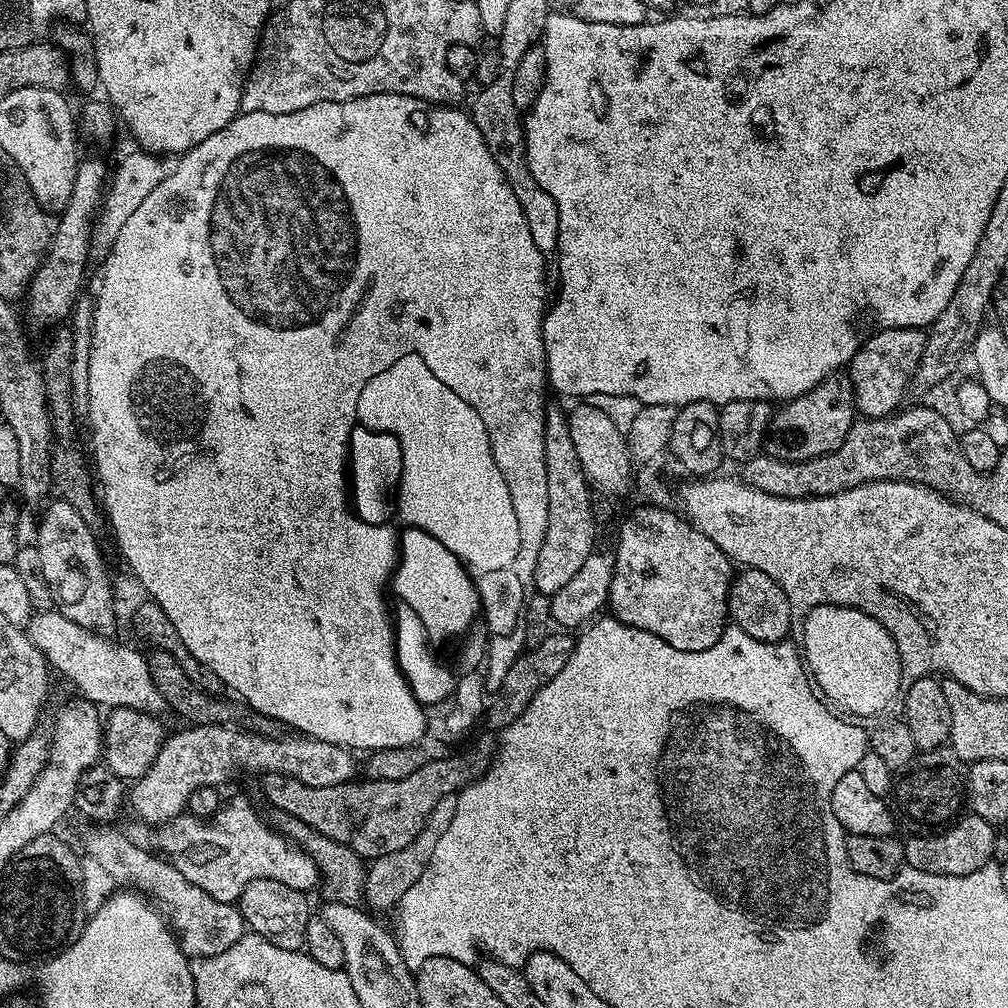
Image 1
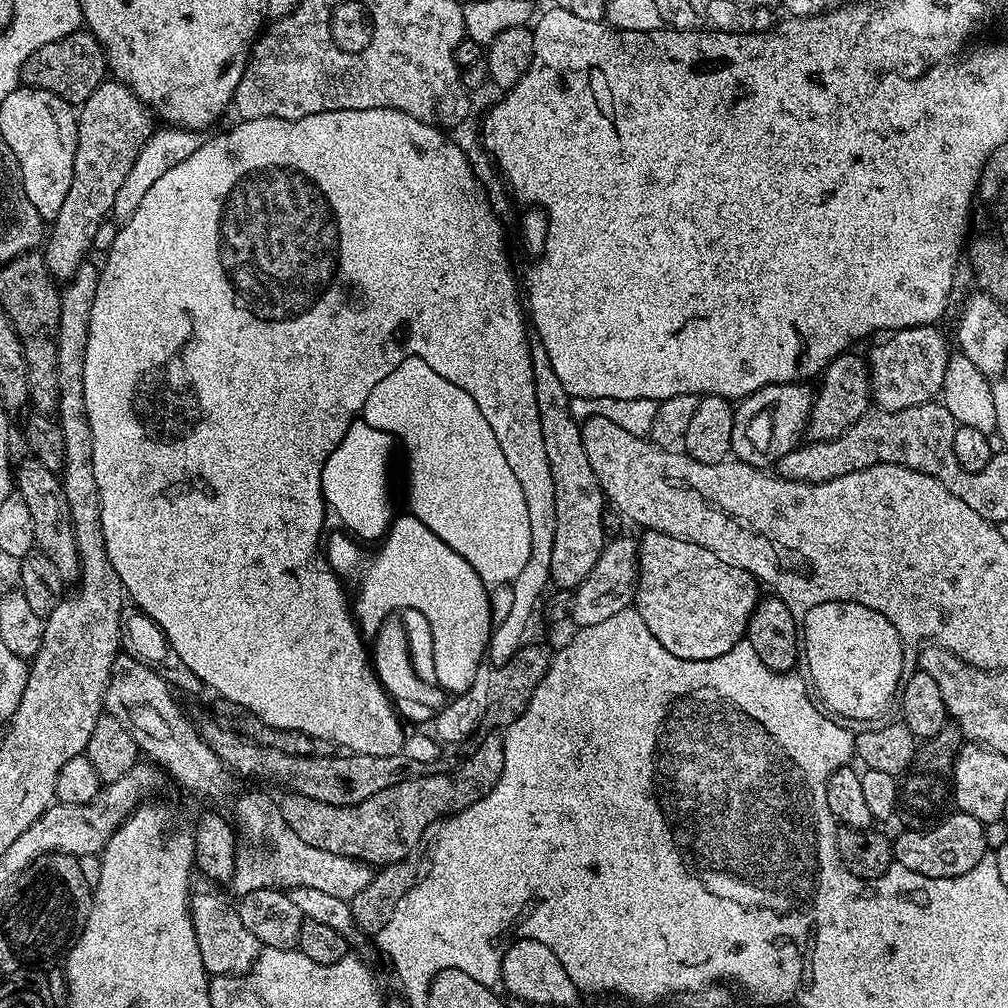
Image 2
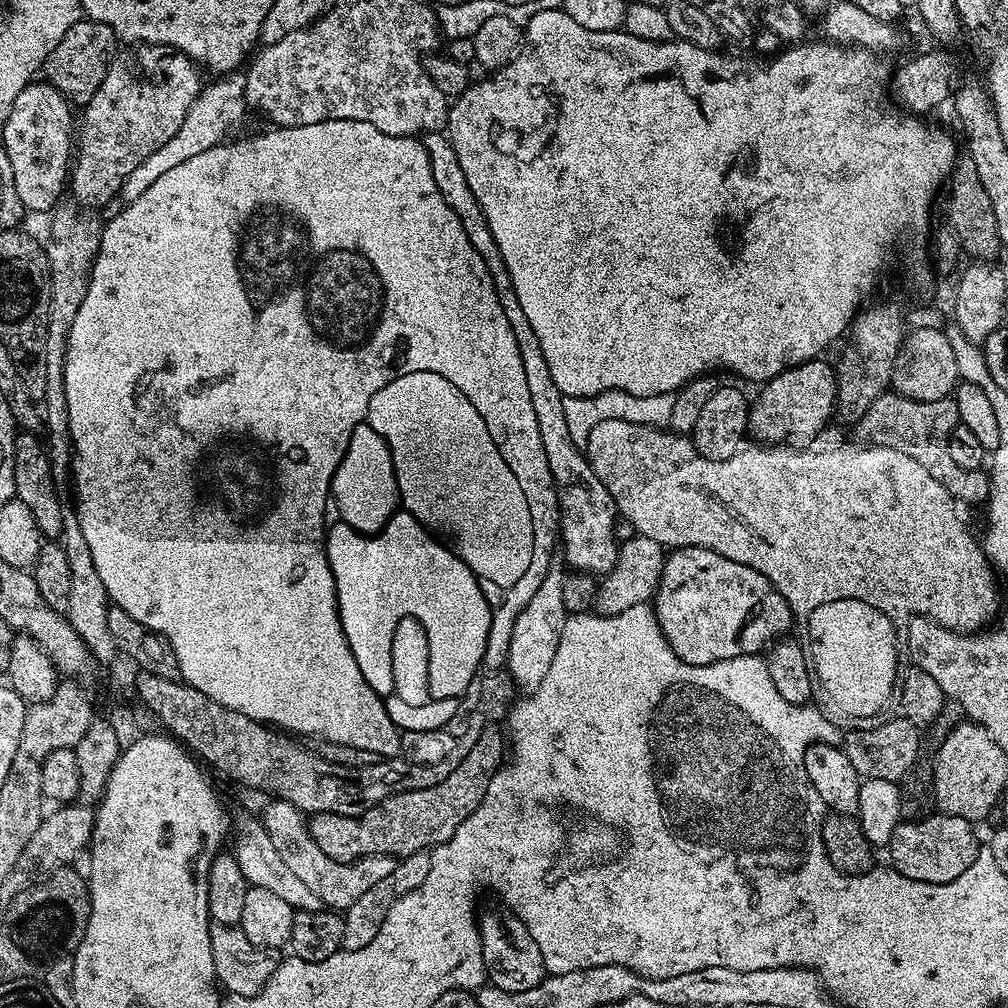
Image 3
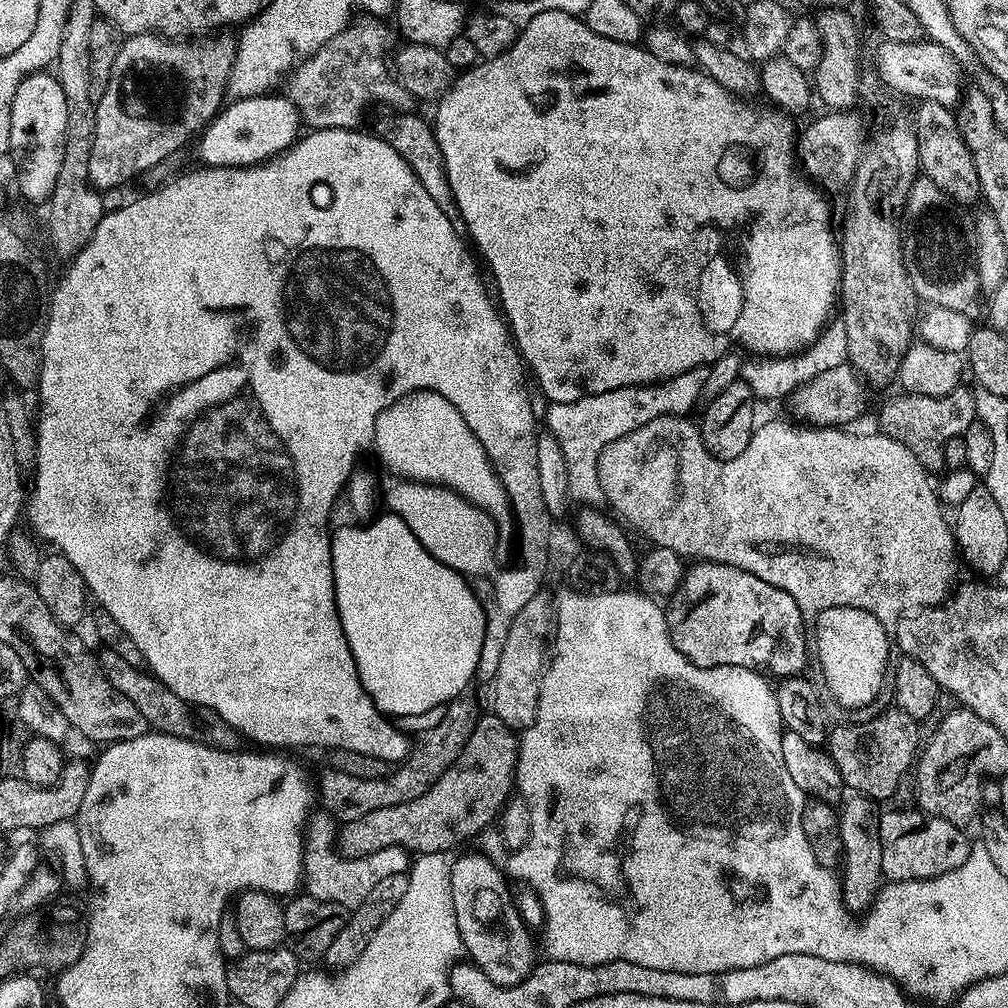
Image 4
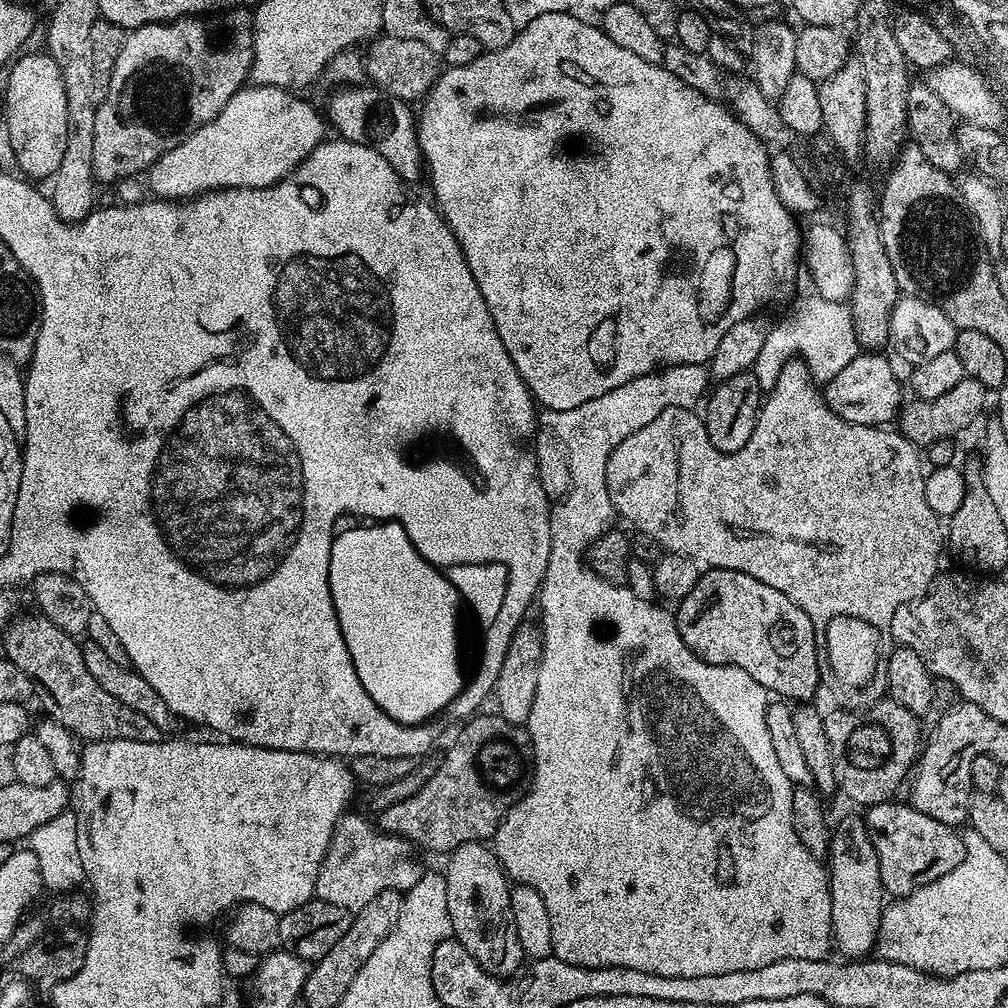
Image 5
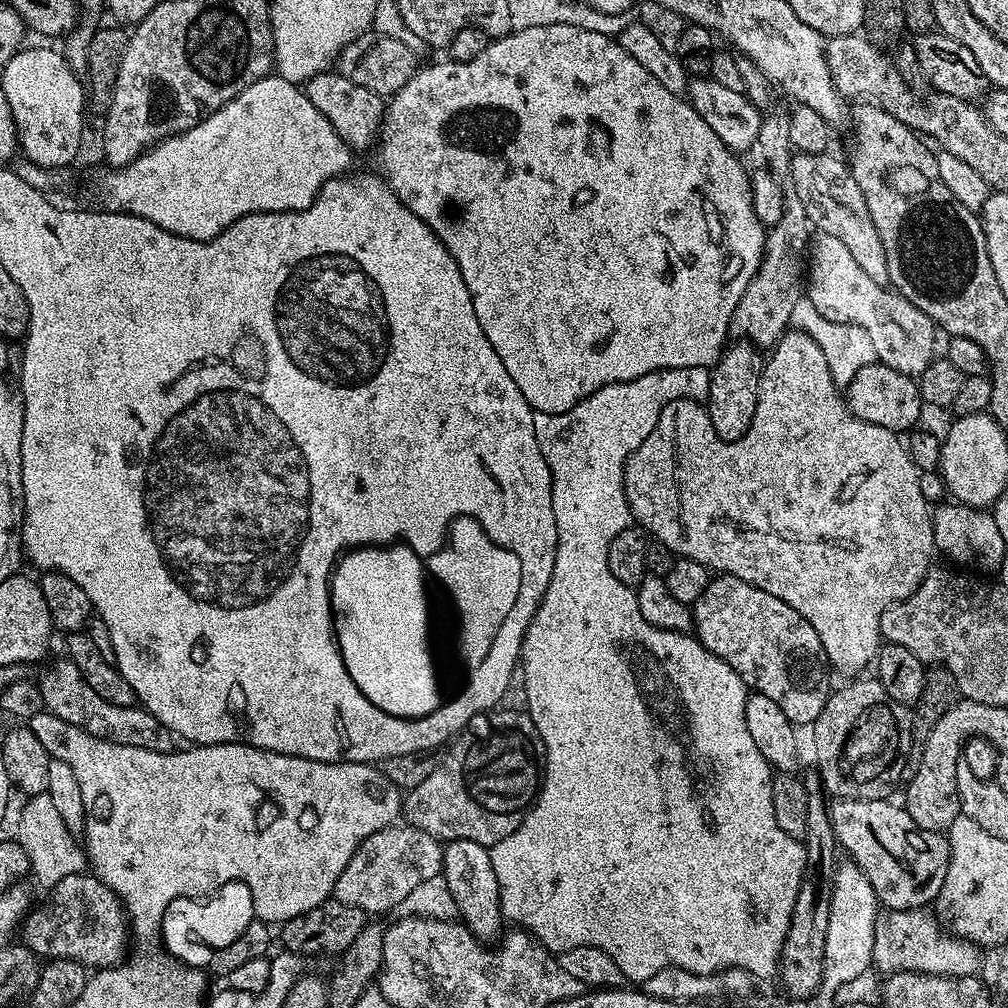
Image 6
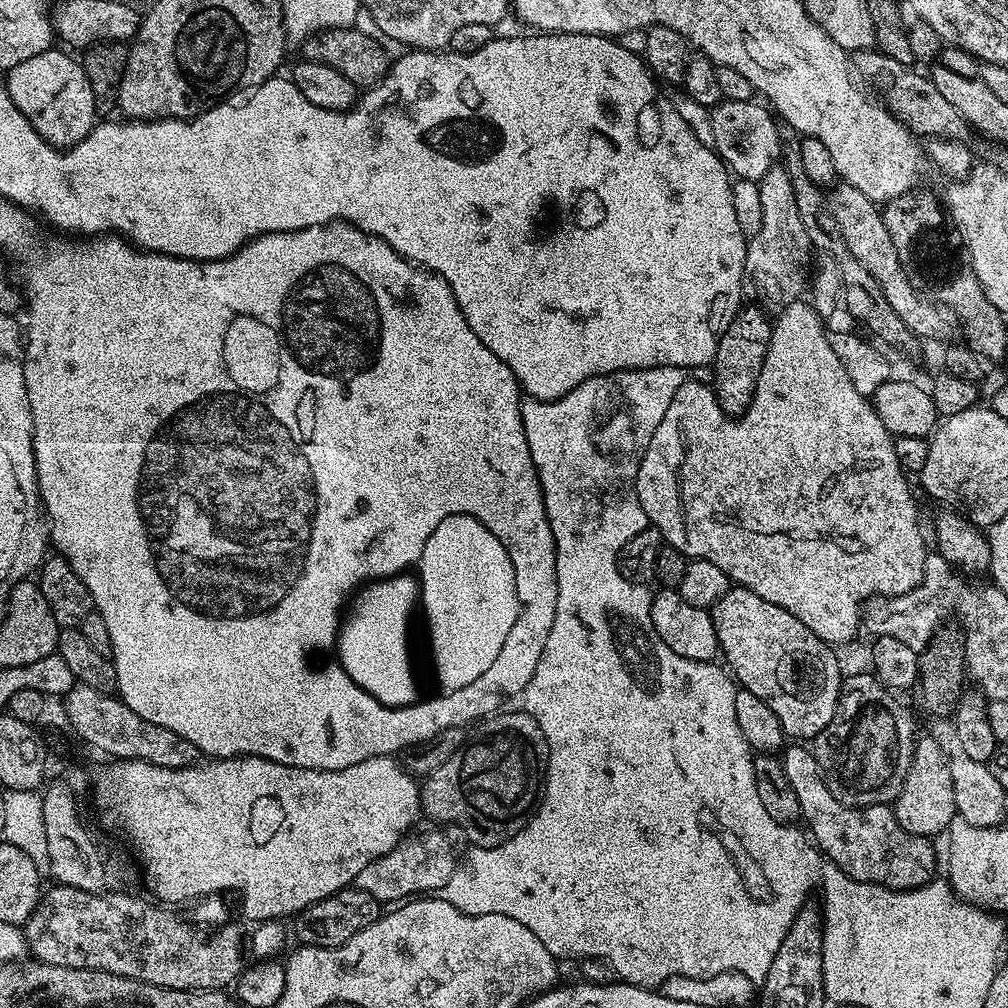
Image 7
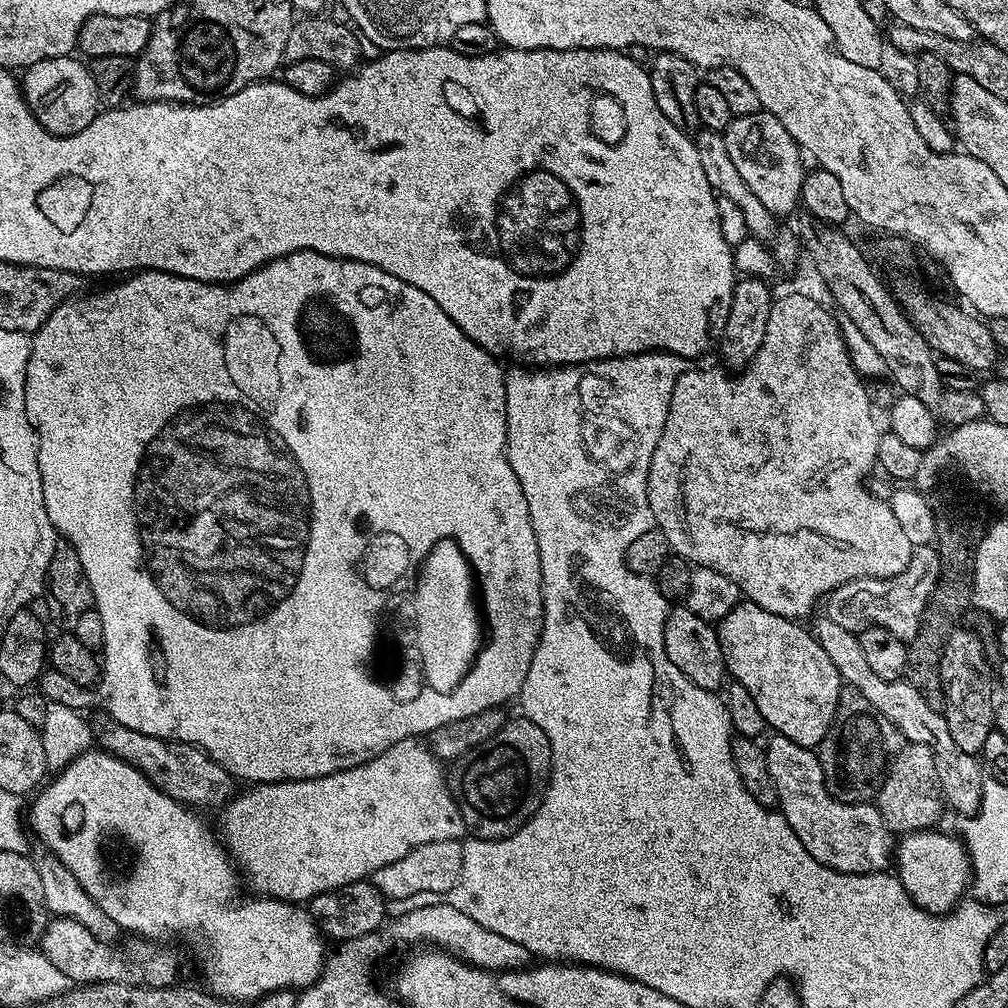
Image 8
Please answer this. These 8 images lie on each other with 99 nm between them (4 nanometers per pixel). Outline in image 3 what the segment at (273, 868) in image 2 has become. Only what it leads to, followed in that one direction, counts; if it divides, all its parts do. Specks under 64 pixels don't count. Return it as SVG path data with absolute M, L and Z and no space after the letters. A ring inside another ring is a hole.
M279 798L271 802L273 804L266 805L264 812L262 811L264 829L270 834L278 854L282 854L286 866L290 866L290 870L294 870L294 874L298 874L298 878L302 878L302 882L306 882L306 886L310 886L310 890L318 894L321 905L329 909L346 910L354 906L354 902L358 902L358 898L362 898L362 894L366 894L370 886L382 882L382 878L388 877L398 863L395 856L364 856L360 860L353 860L351 864L338 862L322 854L318 842L310 838L305 813Z

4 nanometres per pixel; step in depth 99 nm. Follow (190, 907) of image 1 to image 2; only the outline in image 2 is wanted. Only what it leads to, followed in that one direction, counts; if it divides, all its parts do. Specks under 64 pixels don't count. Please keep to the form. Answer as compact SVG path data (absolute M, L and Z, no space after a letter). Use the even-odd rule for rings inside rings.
M200 892L191 897L190 907L192 909L192 921L194 922L194 930L198 938L198 954L202 954L202 966L209 977L214 976L230 976L233 974L243 974L249 972L256 959L260 957L260 949L262 945L258 942L258 938L254 938L254 934L250 934L250 930L246 930L246 926L242 926L242 918L235 903L227 904L224 900L219 900L212 892Z

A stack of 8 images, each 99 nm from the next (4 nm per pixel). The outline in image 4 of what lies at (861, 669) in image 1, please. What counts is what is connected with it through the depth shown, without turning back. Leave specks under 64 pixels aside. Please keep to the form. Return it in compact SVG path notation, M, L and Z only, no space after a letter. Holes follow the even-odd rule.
M828 607L814 618L813 624L812 644L815 651L816 648L818 650L818 664L831 696L844 708L870 705L877 698L883 684L884 687L886 684L883 673L888 664L888 644L890 648L887 627L872 612L856 607Z

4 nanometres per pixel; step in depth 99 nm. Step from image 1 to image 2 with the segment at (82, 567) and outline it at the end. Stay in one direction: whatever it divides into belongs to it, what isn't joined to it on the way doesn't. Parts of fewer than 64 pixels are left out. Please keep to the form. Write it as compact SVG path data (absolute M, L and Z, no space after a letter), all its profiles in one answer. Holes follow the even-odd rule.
M33 456L26 458L20 466L17 465L14 484L32 515L35 545L50 558L52 565L56 565L61 581L75 581L80 574L80 555L77 552L77 542L74 541L73 522L70 519L63 481L57 473L47 470L37 458Z

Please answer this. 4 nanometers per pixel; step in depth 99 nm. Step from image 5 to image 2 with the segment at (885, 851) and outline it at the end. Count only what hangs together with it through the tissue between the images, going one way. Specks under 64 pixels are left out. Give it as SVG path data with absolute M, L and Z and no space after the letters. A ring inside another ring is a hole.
M956 810L953 813L953 816L945 815L933 828L901 831L901 836L892 840L895 863L926 878L958 878L958 874L974 870L974 866L978 866L978 862L982 862L989 851L984 837L985 825L965 812Z

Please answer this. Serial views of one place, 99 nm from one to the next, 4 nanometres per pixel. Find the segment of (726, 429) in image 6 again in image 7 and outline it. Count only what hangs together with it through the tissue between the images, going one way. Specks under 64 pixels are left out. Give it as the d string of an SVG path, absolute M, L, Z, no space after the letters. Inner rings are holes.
M741 307L724 331L724 337L718 342L718 350L710 368L716 371L714 391L718 398L718 406L727 416L742 416L754 398L754 390L758 382L758 374L762 370L762 362L766 358L768 340L772 337L773 321L763 307Z

